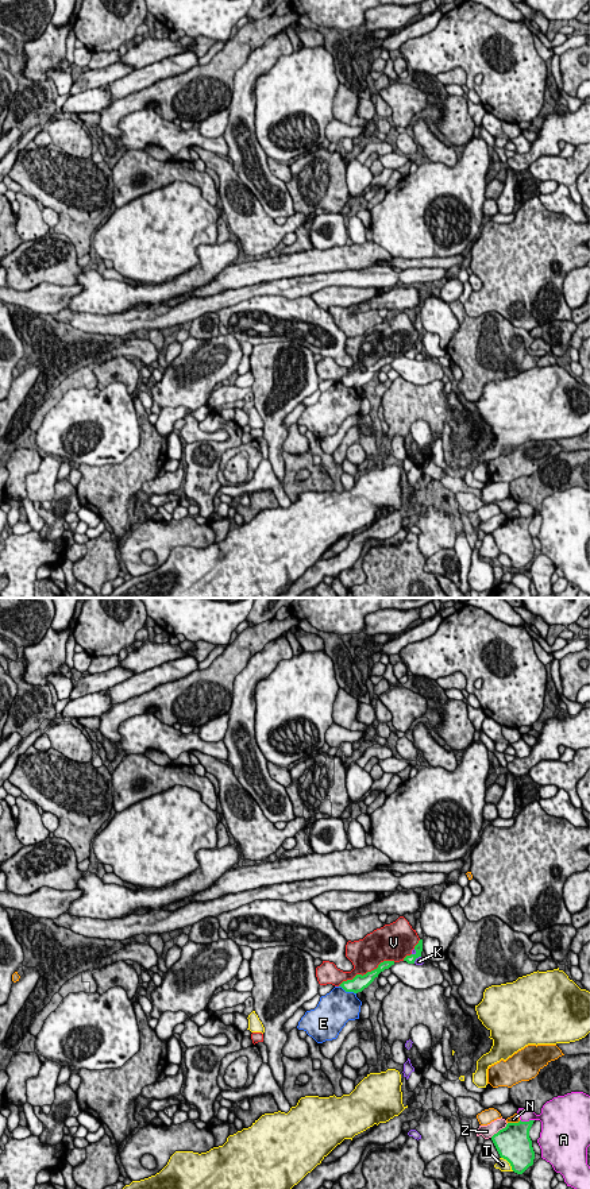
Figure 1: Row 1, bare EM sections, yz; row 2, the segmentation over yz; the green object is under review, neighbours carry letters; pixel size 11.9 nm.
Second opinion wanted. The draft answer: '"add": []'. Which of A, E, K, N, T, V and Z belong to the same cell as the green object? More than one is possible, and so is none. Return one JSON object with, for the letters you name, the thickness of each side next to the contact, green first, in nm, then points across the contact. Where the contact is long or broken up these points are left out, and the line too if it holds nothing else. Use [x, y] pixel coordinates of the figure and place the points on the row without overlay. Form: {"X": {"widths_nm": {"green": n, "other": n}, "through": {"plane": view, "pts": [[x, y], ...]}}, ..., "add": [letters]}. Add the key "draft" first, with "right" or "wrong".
{"draft": "right", "add": []}

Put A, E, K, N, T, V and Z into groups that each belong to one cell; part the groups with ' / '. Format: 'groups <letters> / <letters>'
groups A / E / K / N / T / V / Z

